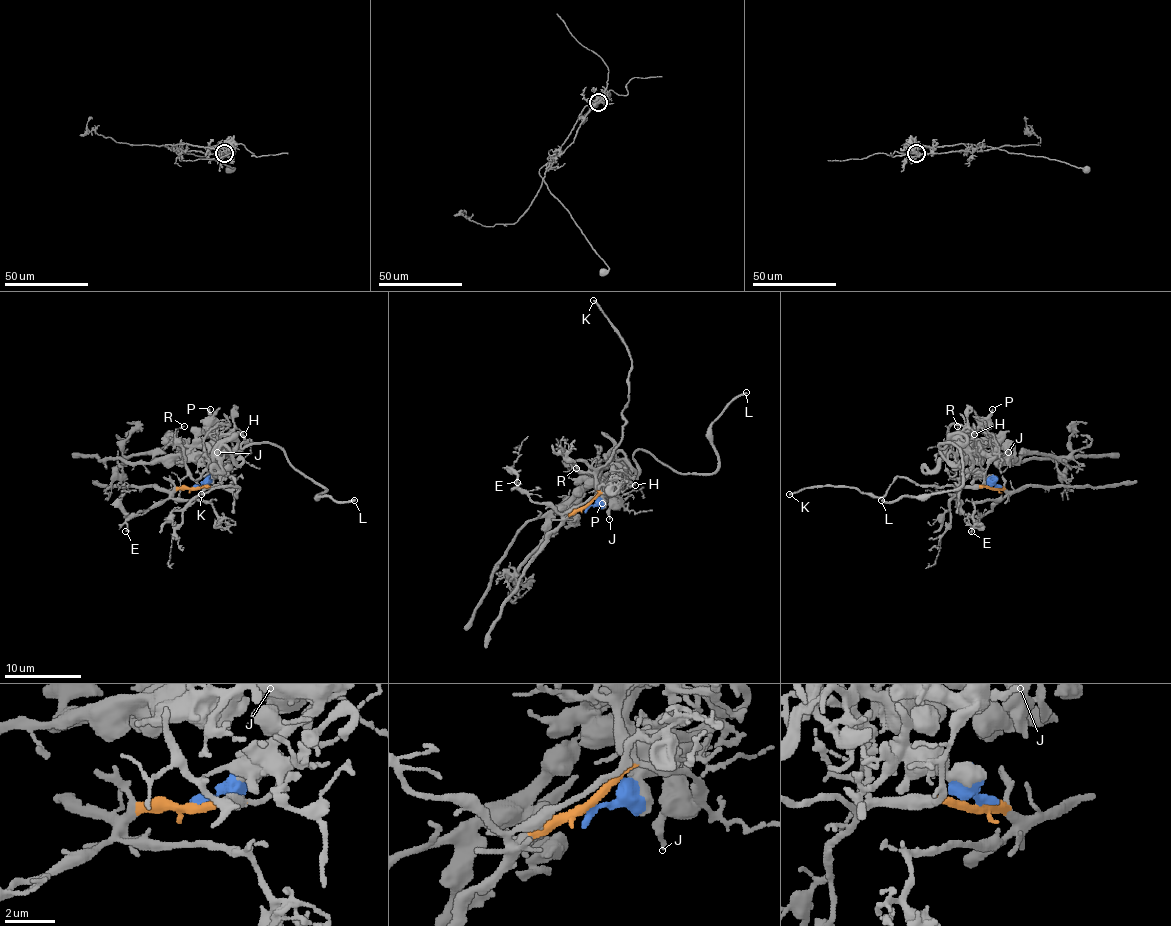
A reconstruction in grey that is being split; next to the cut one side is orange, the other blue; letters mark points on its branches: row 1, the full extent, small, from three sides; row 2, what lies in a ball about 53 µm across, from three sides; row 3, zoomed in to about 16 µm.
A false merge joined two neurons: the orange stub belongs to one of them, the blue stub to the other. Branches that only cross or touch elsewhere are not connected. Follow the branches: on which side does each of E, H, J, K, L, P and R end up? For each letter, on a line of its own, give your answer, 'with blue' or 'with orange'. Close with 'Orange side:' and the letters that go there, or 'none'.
E: with orange
H: with blue
J: with blue
K: with orange
L: with blue
P: with blue
R: with orange
Orange side: E, K, R

